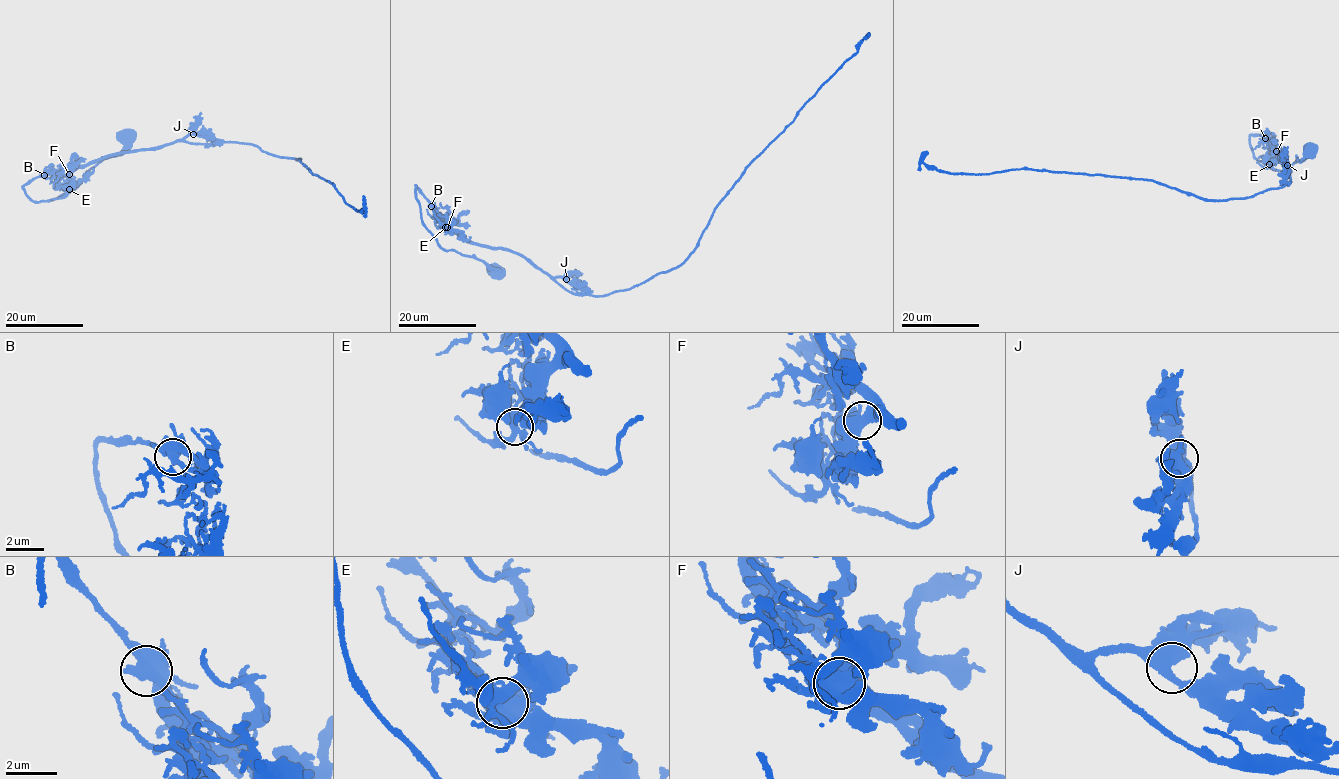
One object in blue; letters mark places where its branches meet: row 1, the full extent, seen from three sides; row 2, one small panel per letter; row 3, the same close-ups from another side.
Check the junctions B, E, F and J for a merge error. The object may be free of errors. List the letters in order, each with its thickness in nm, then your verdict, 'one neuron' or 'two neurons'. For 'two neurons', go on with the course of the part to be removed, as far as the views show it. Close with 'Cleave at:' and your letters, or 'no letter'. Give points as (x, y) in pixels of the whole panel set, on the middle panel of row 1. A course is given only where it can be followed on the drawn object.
B: calibre 480 nm; one neuron
E: calibre 400 nm; one neuron
F: calibre 480 nm; one neuron
J: calibre 550 nm; one neuron
Cleave at: no letter

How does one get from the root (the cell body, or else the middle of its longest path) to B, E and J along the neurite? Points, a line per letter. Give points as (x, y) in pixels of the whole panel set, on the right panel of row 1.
B: (1312, 149), (1301, 160), (1297, 159), (1291, 171), (1286, 173), (1255, 159), (1249, 136), (1265, 138)
E: (1312, 149), (1301, 160), (1297, 159), (1286, 173), (1255, 159), (1250, 135), (1269, 141), (1269, 164)
J: (1312, 149), (1286, 173), (1255, 159), (1249, 136), (1263, 136), (1284, 151), (1278, 157), (1287, 165)

